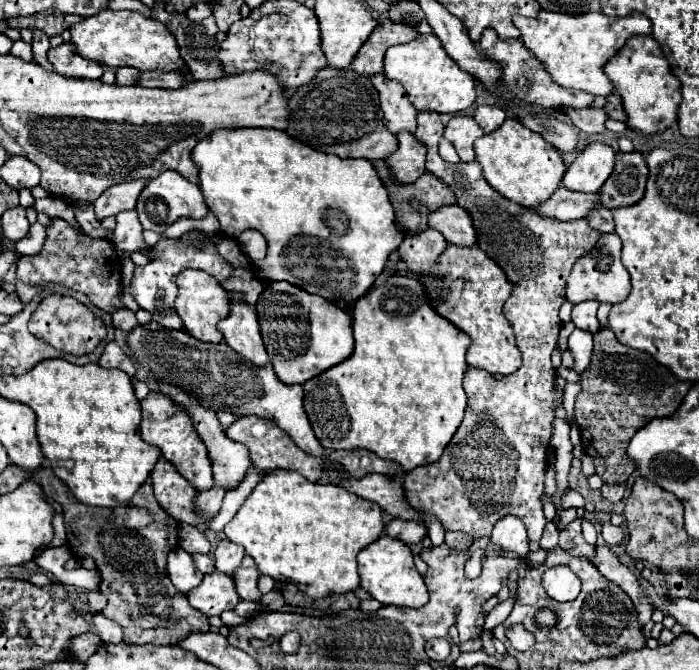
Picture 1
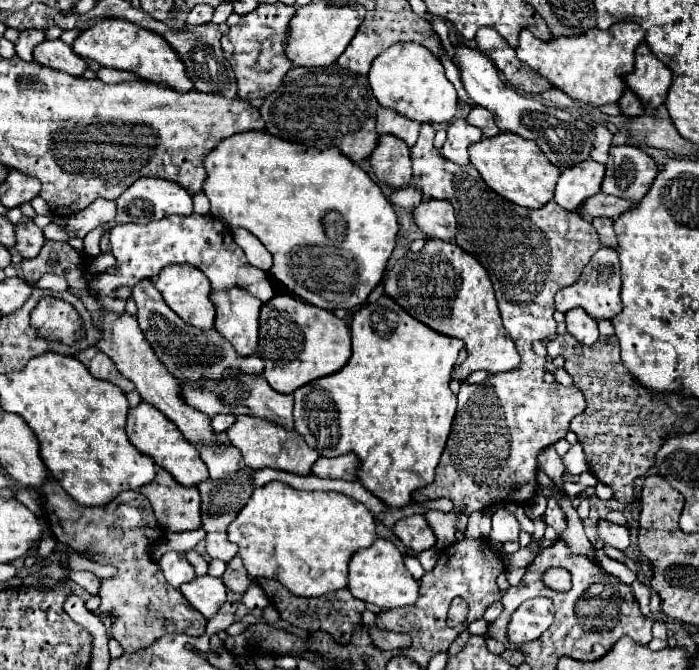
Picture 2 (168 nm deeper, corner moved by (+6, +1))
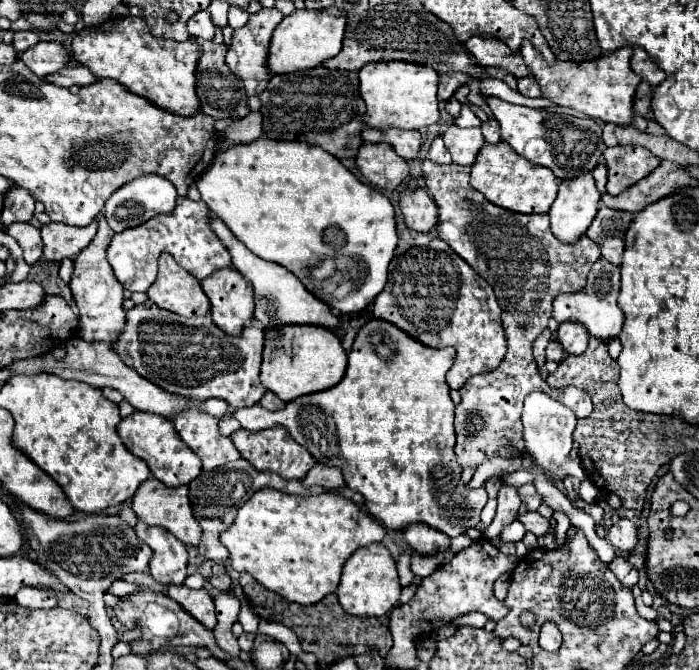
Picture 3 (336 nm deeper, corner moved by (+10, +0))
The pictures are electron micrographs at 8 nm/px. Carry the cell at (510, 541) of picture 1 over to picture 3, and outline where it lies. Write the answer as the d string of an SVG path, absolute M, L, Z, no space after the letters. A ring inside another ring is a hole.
M502 483L500 487L500 493L498 493L498 511L496 511L496 517L492 521L492 525L486 529L486 539L496 539L500 537L500 531L504 525L512 523L518 515L518 509L520 509L520 495L518 495L518 489L512 487L512 485L506 485Z

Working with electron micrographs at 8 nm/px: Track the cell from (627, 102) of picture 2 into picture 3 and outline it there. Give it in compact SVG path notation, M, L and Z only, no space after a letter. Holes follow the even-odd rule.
M642 81L638 85L636 99L634 99L634 113L646 117L648 111L650 111L650 101L652 101L652 85L646 83L646 81Z

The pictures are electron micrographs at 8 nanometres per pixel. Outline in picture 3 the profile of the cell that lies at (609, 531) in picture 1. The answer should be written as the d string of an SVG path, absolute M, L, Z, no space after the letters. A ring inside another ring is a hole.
M620 519L618 523L614 523L610 529L608 529L608 535L606 539L618 549L618 551L634 551L636 543L638 543L638 531L636 531L636 525L630 521L630 519Z

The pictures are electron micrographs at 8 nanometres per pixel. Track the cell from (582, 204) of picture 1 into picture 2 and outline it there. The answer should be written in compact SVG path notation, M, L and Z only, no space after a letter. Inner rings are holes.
M598 192L596 196L590 196L590 200L586 200L586 204L582 204L582 208L578 208L578 214L586 216L586 218L596 218L596 216L618 218L628 208L632 208L632 202L614 198L614 196L604 196L602 192Z

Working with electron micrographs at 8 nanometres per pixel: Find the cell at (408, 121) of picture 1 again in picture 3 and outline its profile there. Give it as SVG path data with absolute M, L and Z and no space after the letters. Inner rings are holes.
M362 129L362 139L364 143L390 143L394 147L394 151L404 157L406 161L412 159L420 159L420 145L422 145L422 137L418 131L402 131L402 129L386 129L386 131L378 131L378 129Z

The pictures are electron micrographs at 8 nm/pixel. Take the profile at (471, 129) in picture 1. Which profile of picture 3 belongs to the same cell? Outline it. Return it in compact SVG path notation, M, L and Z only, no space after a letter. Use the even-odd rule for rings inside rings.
M450 125L442 137L444 137L446 149L452 155L452 161L458 163L458 165L468 165L468 167L476 161L478 151L486 143L480 127L462 129L462 127Z

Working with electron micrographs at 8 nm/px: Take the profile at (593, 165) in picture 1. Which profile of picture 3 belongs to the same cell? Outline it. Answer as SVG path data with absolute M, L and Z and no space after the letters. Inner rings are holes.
M592 173L562 181L558 197L552 203L548 217L554 237L562 243L578 243L598 213L600 193Z

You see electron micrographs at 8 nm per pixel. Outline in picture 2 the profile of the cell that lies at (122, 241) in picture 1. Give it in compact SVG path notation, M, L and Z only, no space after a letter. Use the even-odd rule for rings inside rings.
M210 214L172 216L144 226L134 222L120 224L110 230L110 246L112 254L116 256L116 272L108 276L96 276L90 282L90 288L104 296L110 296L112 290L118 286L134 286L142 278L156 278L160 270L170 264L190 264L194 268L200 268L208 276L212 290L218 292L238 286L242 290L248 290L262 302L274 296L274 284L266 276L266 272L248 264L242 248L234 244L230 228L224 226L220 220L214 220Z

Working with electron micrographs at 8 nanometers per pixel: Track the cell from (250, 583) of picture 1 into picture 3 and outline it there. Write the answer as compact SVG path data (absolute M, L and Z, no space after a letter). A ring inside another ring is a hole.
M220 573L220 575L210 575L208 577L208 583L218 589L218 591L228 591L232 587L232 581L228 577L228 573Z

